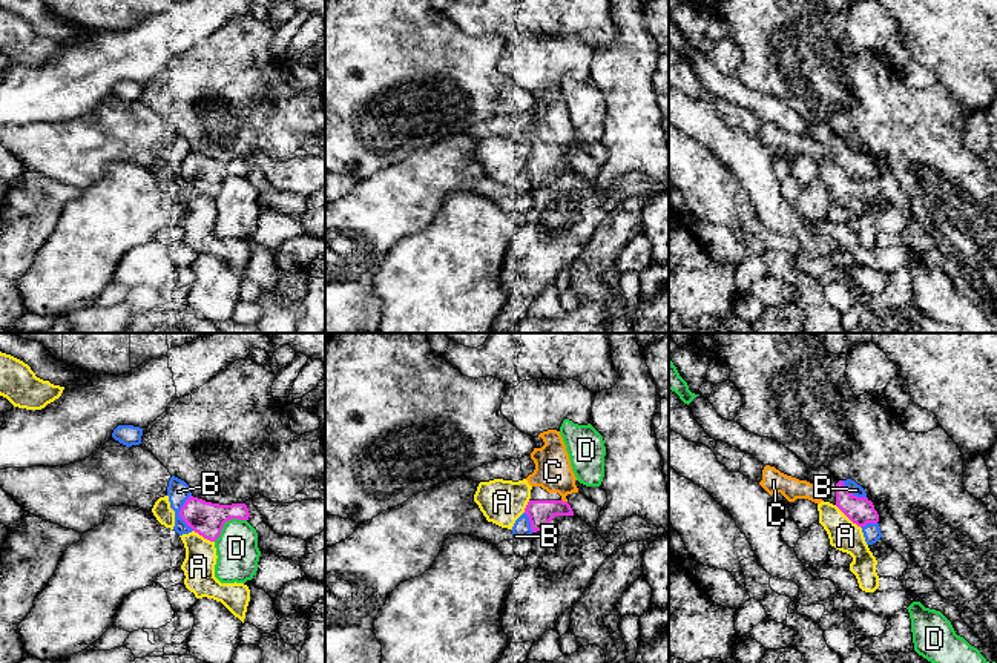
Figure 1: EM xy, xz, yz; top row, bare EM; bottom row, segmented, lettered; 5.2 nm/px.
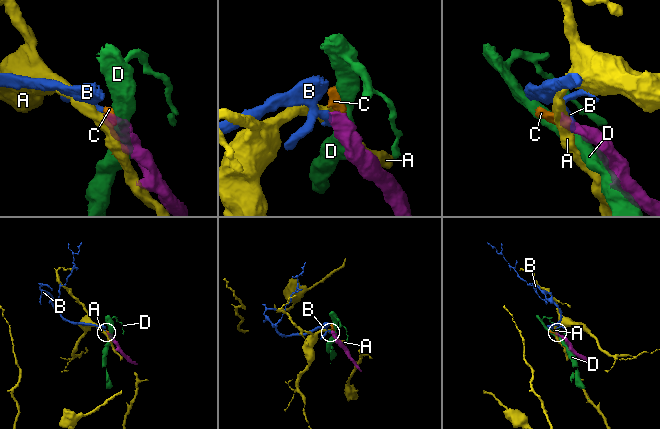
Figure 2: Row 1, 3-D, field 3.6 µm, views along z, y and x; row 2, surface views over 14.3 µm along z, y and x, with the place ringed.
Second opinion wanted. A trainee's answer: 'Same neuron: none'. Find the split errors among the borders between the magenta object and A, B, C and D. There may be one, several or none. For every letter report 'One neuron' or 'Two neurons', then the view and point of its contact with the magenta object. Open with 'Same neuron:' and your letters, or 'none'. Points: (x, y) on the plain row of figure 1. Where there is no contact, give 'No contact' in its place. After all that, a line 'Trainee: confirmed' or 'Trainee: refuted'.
Same neuron: C
A: Two neurons. Touches magenta at yz (848, 174)
B: Two neurons. Touches magenta at xy (180, 169)
C: One neuron. Touches magenta at xz (565, 158)
D: Two neurons. Touches magenta at xy (226, 177)
Trainee: refuted

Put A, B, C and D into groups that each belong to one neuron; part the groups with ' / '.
A / B / C / D

